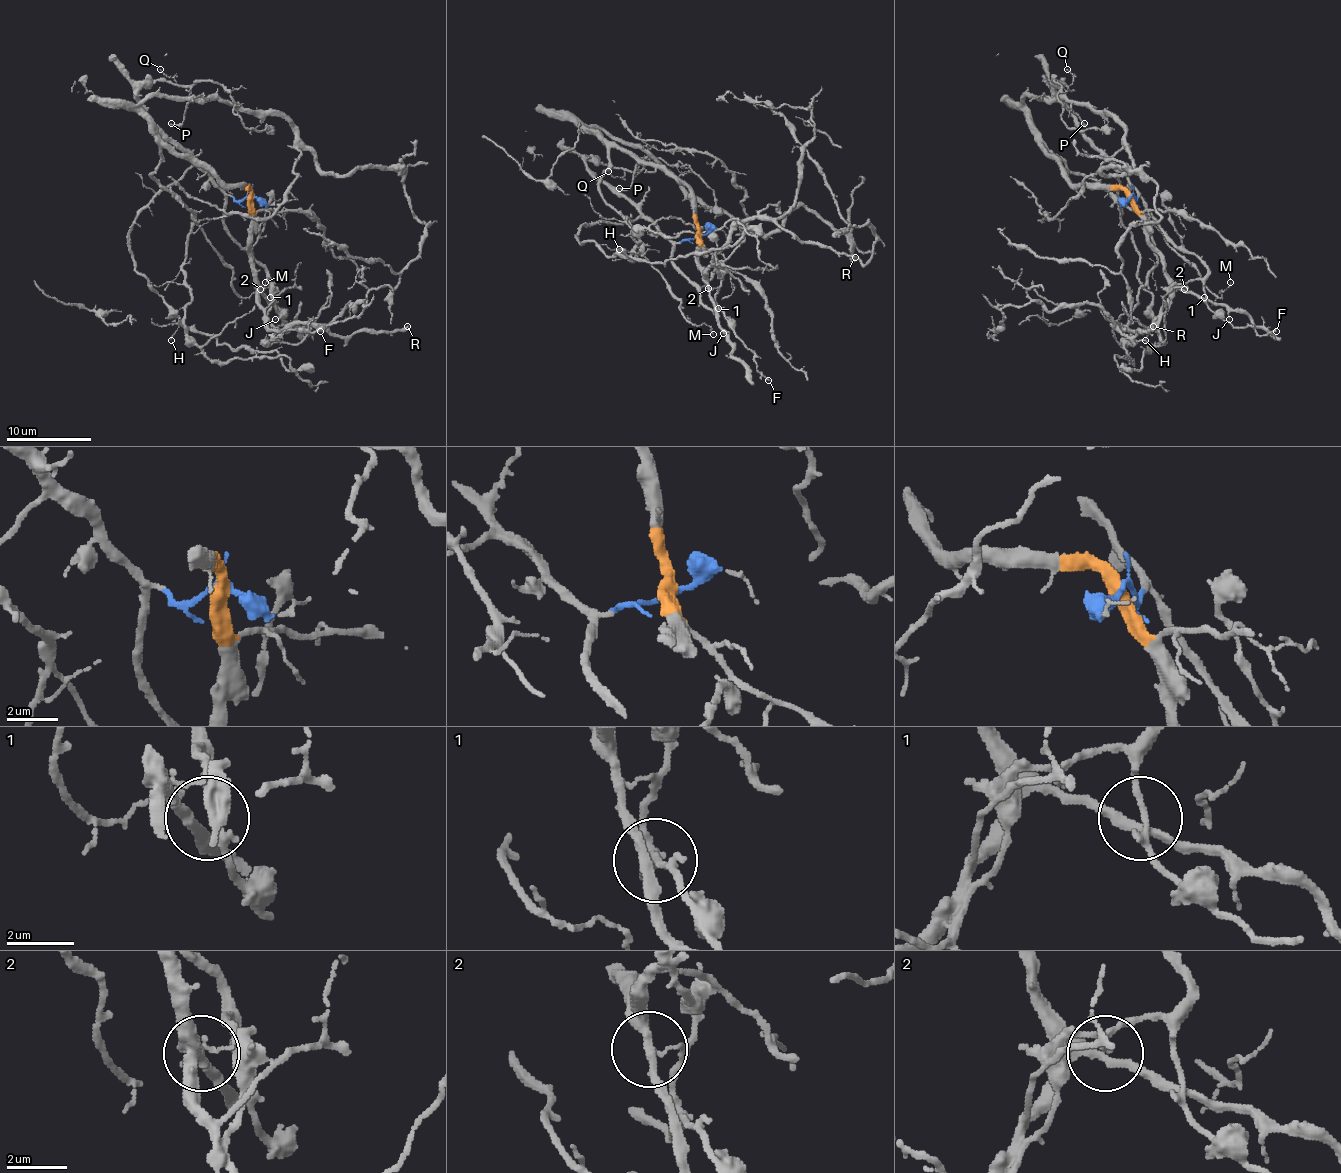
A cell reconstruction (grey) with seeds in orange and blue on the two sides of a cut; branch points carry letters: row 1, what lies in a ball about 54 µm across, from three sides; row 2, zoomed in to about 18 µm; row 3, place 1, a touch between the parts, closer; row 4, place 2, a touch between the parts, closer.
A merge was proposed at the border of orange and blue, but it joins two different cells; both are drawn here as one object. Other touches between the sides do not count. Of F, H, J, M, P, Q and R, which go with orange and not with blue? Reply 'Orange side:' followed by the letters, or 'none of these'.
Orange side: J, M, P, R

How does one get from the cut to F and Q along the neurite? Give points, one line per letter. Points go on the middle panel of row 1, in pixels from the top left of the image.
F: (699, 234), (673, 247), (671, 264), (697, 289), (699, 298), (726, 317), (769, 381)
Q: (699, 234), (671, 243), (624, 196), (595, 175), (586, 160), (612, 164), (624, 173), (614, 177), (607, 171)

